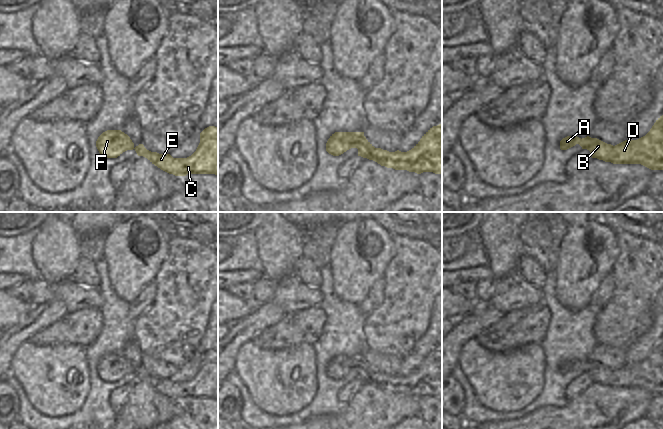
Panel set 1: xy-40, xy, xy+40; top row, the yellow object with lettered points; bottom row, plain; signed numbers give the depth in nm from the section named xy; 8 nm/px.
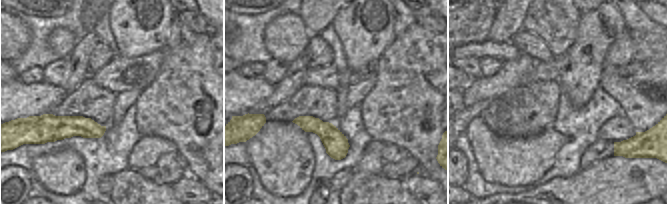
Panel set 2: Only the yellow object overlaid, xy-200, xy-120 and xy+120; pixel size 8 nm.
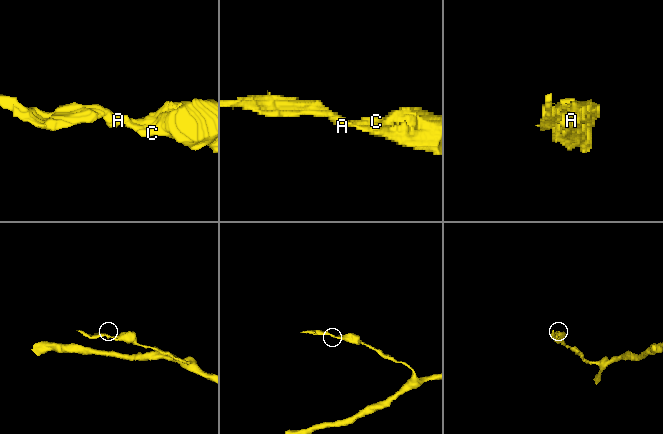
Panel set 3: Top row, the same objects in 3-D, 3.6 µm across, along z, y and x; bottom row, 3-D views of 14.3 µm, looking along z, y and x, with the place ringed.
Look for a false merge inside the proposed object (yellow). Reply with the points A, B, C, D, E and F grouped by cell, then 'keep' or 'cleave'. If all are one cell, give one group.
groups A B C D E F; keep

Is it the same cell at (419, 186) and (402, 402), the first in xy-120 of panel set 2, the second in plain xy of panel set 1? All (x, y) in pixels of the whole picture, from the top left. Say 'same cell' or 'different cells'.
different cells

